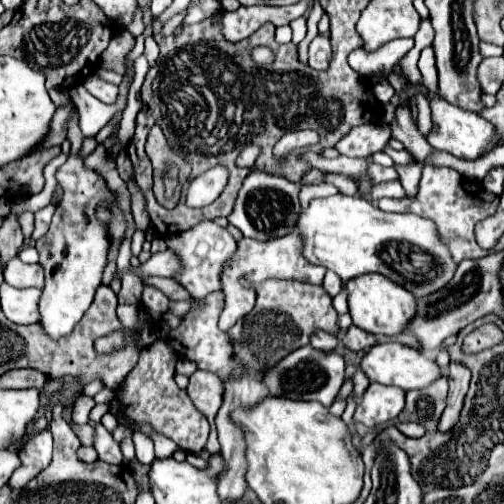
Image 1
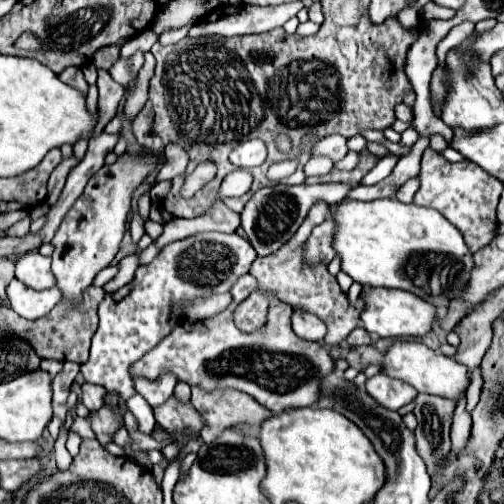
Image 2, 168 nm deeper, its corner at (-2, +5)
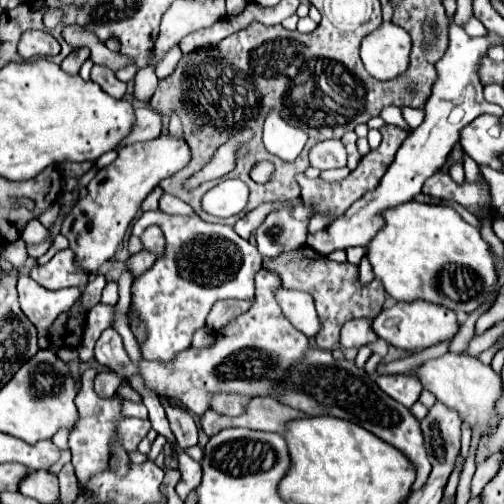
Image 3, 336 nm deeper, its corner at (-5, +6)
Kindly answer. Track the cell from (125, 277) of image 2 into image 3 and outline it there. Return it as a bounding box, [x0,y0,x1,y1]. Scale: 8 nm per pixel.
[102,281,118,305]

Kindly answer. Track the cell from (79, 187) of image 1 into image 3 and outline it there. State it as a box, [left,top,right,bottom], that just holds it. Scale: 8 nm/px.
[62,133,192,273]

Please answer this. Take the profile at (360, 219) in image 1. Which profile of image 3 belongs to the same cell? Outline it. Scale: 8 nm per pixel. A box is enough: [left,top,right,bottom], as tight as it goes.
[366,201,498,313]

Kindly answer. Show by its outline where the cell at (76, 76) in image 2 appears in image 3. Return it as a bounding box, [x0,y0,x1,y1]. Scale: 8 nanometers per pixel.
[62,49,90,75]

